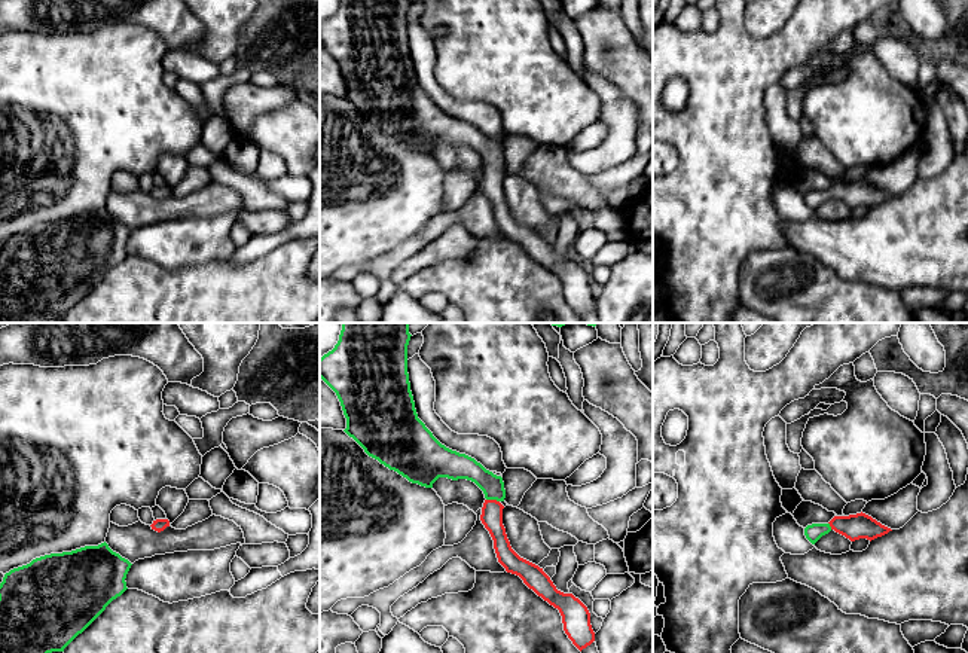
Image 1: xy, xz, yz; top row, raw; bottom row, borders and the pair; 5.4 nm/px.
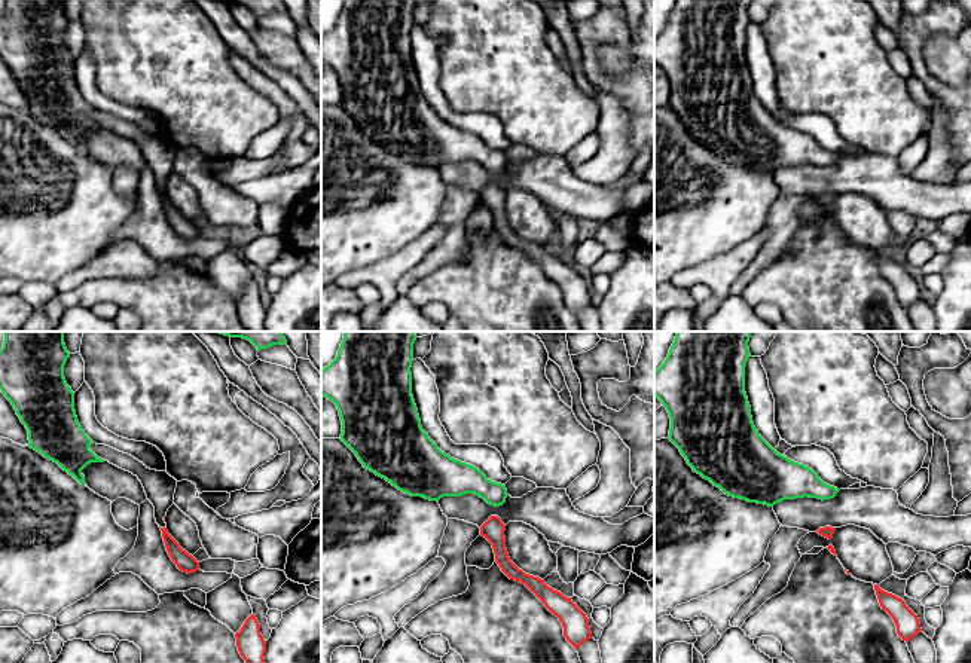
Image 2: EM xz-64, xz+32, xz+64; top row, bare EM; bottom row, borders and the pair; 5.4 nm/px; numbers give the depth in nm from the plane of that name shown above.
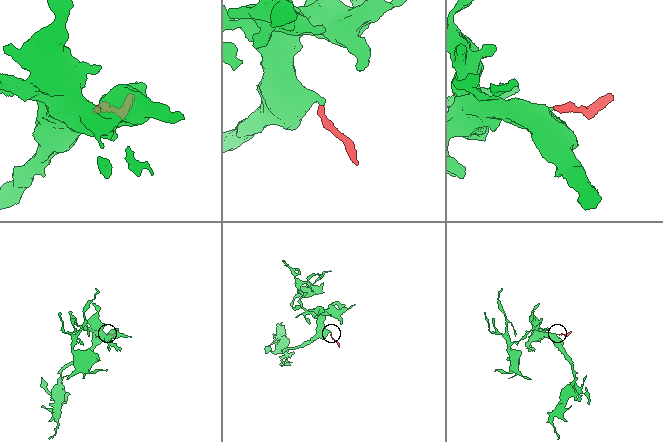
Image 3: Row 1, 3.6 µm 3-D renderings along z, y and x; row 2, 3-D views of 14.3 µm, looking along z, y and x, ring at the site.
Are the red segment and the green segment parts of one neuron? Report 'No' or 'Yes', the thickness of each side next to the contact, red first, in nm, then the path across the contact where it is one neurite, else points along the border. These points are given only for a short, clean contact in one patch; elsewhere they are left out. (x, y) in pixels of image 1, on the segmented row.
Yes. Thickness 120 nm (red) against 140 nm. Path across: xz (491, 516), (492, 500), (492, 490), (461, 466)

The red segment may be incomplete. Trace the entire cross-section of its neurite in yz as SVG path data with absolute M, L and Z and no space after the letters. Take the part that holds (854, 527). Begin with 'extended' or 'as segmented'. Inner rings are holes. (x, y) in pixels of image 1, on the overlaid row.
extended; M856 513L849 516L834 516L828 524L812 524L804 528L806 538L815 544L822 535L828 534L831 530L845 535L851 541L867 538L874 540L892 531L891 528L882 525L871 516L865 513Z

